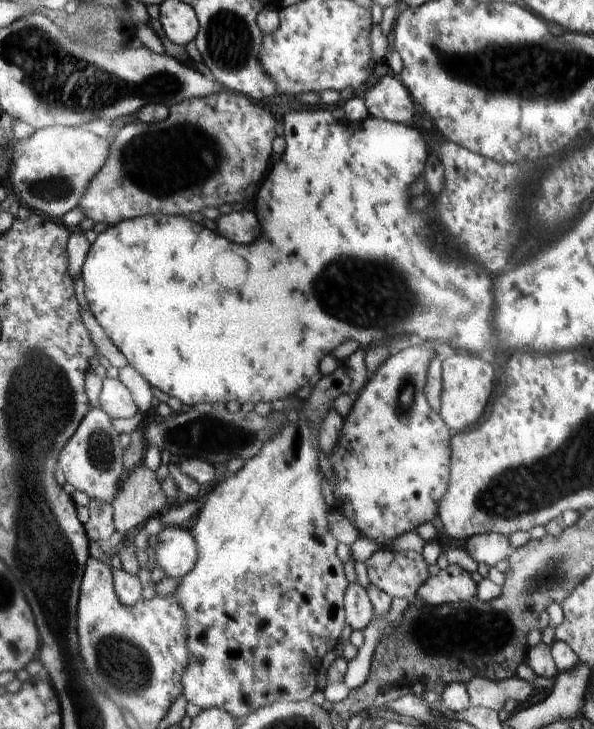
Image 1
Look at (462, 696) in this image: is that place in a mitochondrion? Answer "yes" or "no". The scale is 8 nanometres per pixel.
no

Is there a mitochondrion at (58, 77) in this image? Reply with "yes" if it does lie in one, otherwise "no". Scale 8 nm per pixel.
yes

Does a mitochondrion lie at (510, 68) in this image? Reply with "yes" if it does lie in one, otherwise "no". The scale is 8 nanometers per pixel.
yes

